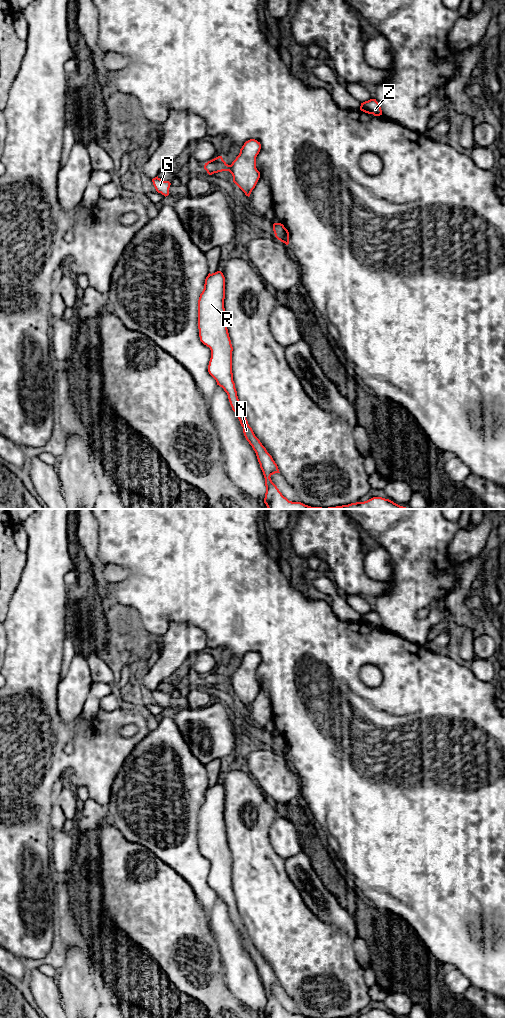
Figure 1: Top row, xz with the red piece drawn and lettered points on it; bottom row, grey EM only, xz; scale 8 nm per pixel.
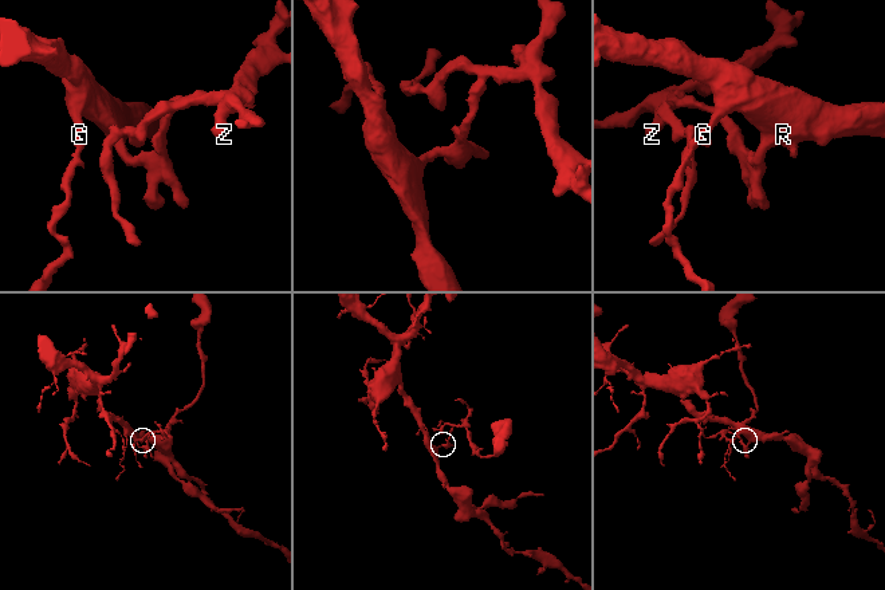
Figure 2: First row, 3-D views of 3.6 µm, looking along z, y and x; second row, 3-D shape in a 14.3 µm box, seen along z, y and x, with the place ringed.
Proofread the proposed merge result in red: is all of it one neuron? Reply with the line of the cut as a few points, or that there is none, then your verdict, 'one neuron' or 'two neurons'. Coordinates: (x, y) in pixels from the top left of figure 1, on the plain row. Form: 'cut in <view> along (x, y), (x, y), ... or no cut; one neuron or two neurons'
cut in xz along (284, 740), (288, 748); two neurons

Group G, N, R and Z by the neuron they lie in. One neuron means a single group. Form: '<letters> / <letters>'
G N R / Z

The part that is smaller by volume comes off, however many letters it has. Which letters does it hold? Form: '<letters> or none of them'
Z

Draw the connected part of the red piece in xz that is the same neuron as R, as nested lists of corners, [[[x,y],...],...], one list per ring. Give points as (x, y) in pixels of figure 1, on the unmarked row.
[[[221,783],[208,786],[204,801],[198,812],[198,841],[200,853],[210,860],[211,870],[208,877],[209,886],[228,907],[232,922],[237,927],[246,952],[256,965],[260,980],[265,990],[266,1018],[308,1018],[301,1014],[289,1013],[272,994],[271,988],[280,985],[277,976],[267,964],[243,926],[232,885],[233,859],[227,841],[224,820],[225,789]]]

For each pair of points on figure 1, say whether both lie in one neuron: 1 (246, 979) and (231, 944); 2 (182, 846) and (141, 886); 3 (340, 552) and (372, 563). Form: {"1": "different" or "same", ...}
{"1": "same", "2": "different", "3": "different"}

